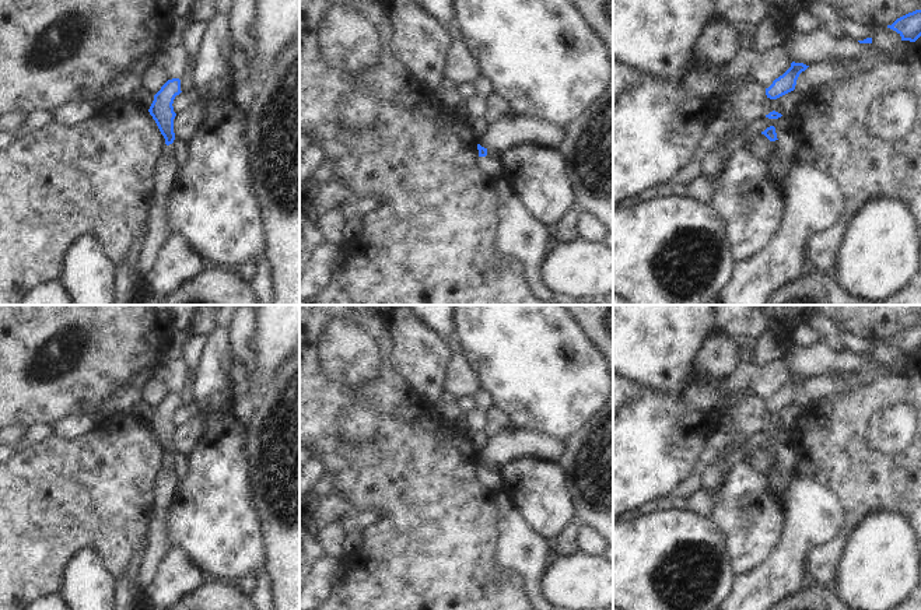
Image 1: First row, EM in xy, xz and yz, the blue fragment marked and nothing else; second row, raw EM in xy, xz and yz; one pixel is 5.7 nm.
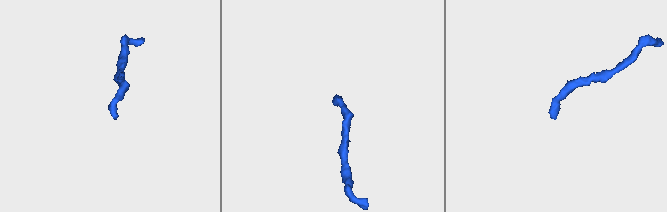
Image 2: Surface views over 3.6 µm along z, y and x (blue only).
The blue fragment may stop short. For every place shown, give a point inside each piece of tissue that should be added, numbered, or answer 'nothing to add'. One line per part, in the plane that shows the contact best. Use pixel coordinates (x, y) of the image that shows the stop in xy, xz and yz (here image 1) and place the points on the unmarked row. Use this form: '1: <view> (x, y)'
1: xy (179, 462)

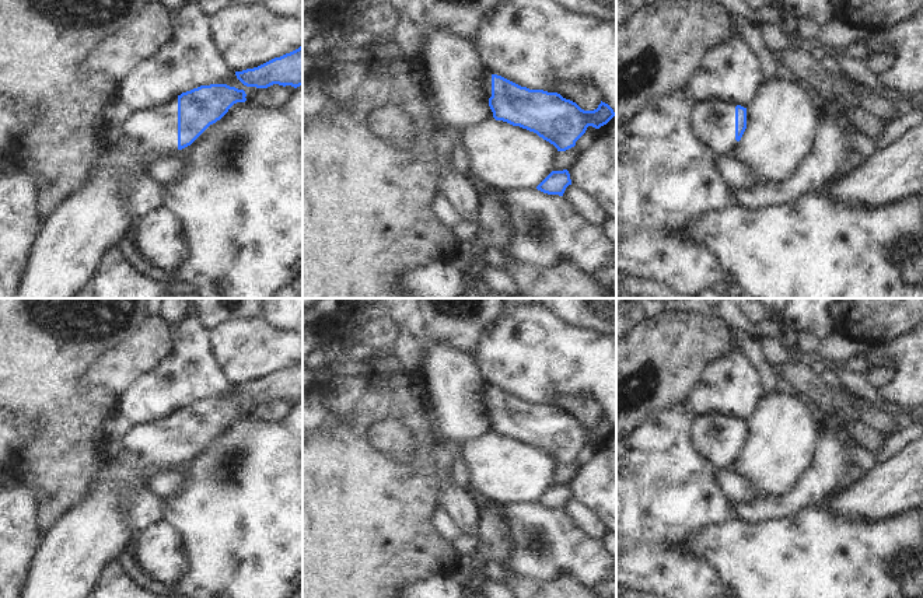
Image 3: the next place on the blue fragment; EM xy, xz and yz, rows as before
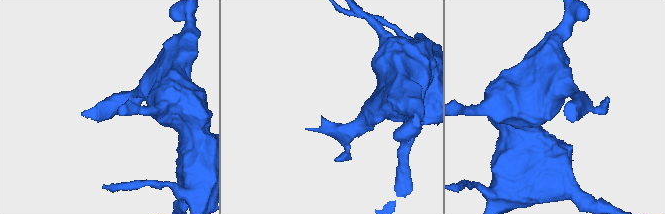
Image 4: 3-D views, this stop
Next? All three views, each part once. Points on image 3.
1: xy (143, 448)

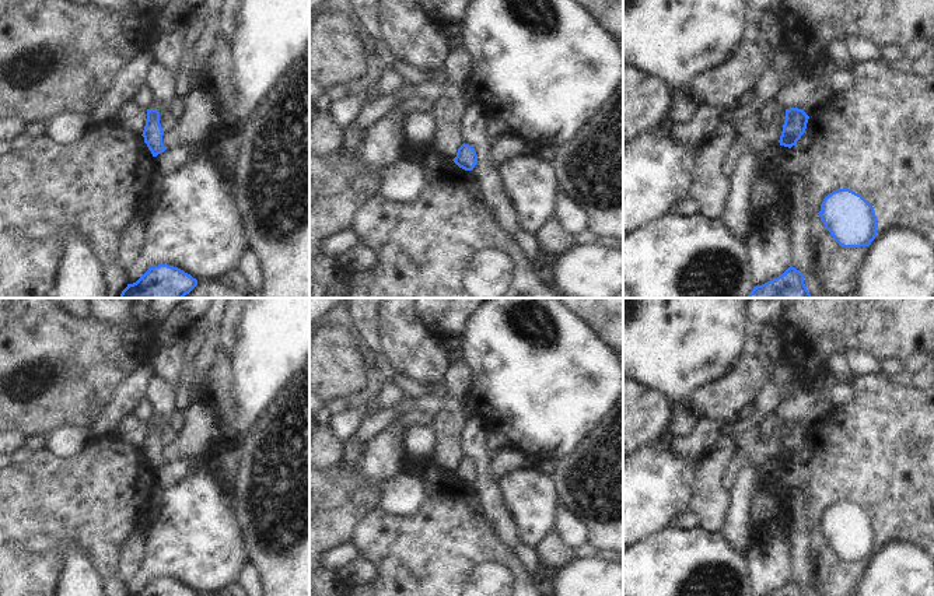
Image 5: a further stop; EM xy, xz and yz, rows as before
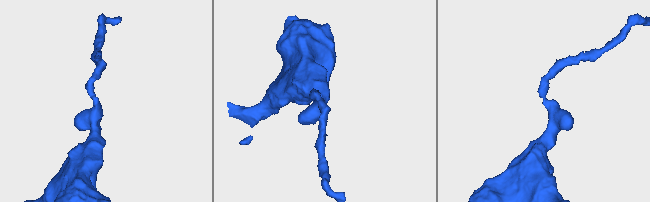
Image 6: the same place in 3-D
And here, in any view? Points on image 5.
nothing to add

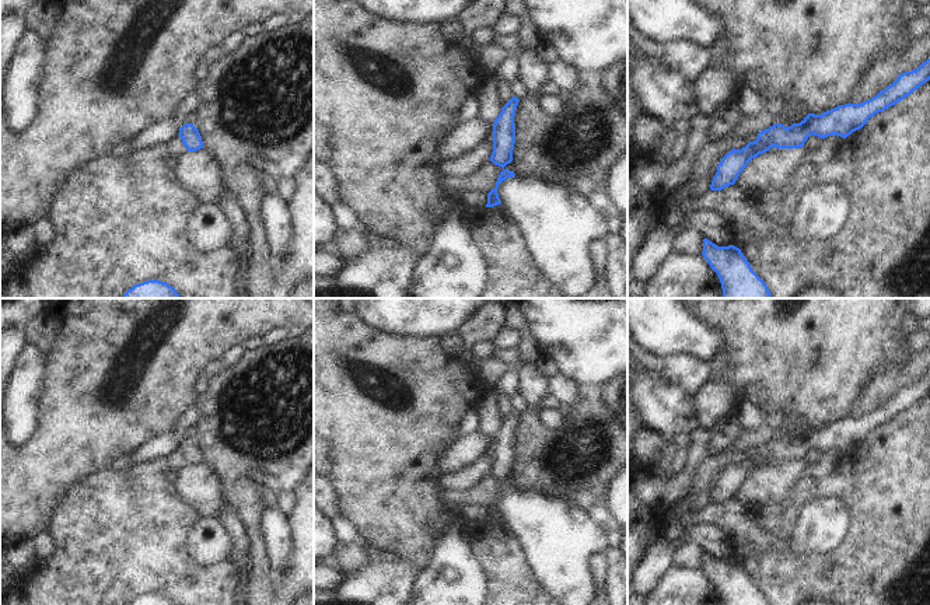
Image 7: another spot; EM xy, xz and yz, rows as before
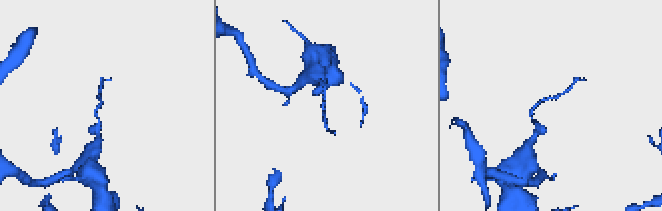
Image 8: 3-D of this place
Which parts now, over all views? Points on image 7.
nothing to add

